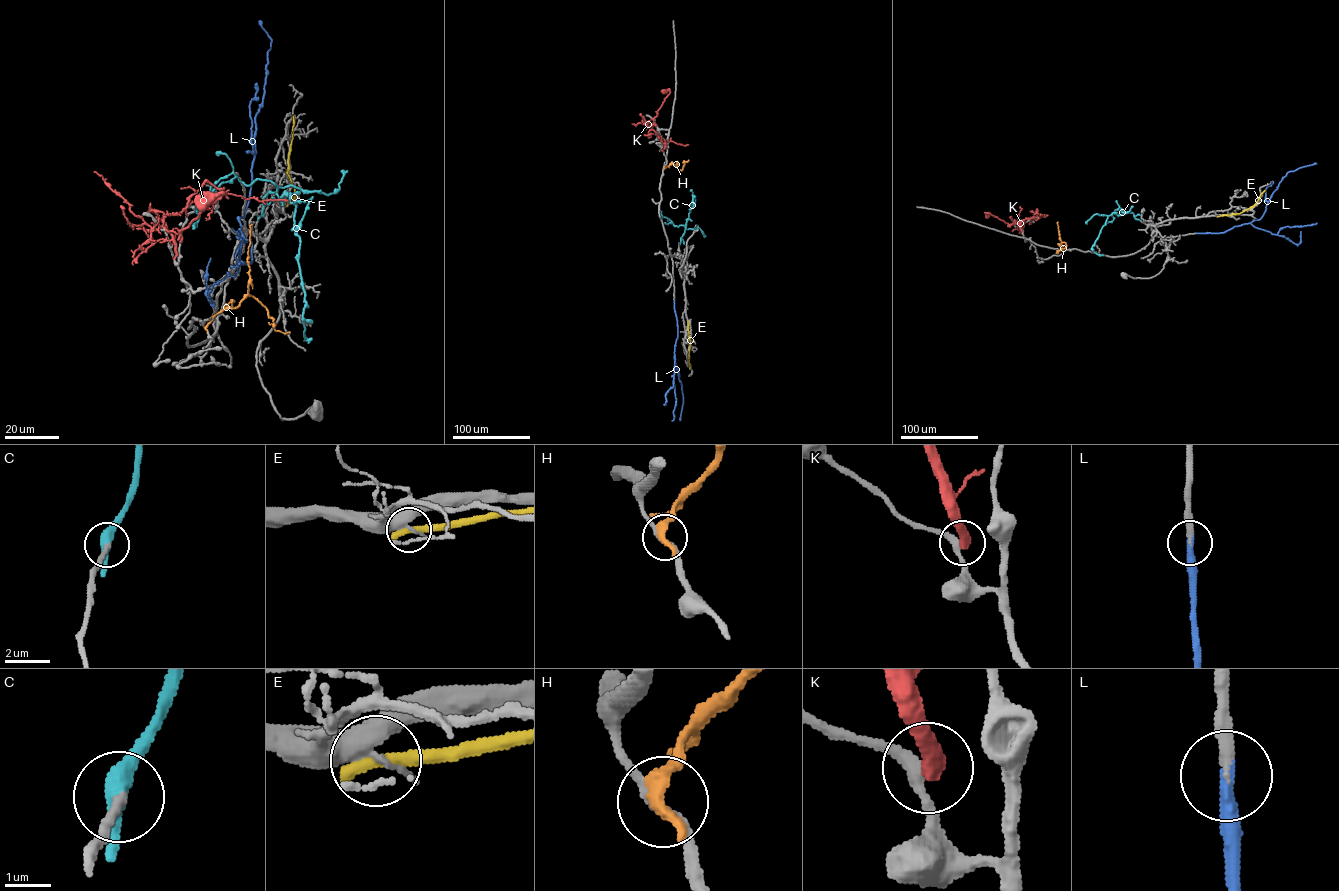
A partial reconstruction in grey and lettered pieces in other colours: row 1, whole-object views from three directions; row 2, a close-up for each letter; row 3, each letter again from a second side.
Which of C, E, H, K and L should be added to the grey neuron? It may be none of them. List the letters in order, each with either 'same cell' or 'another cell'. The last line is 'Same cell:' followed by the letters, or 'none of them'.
C: another cell
E: another cell
H: another cell
K: another cell
L: same cell
Same cell: L

